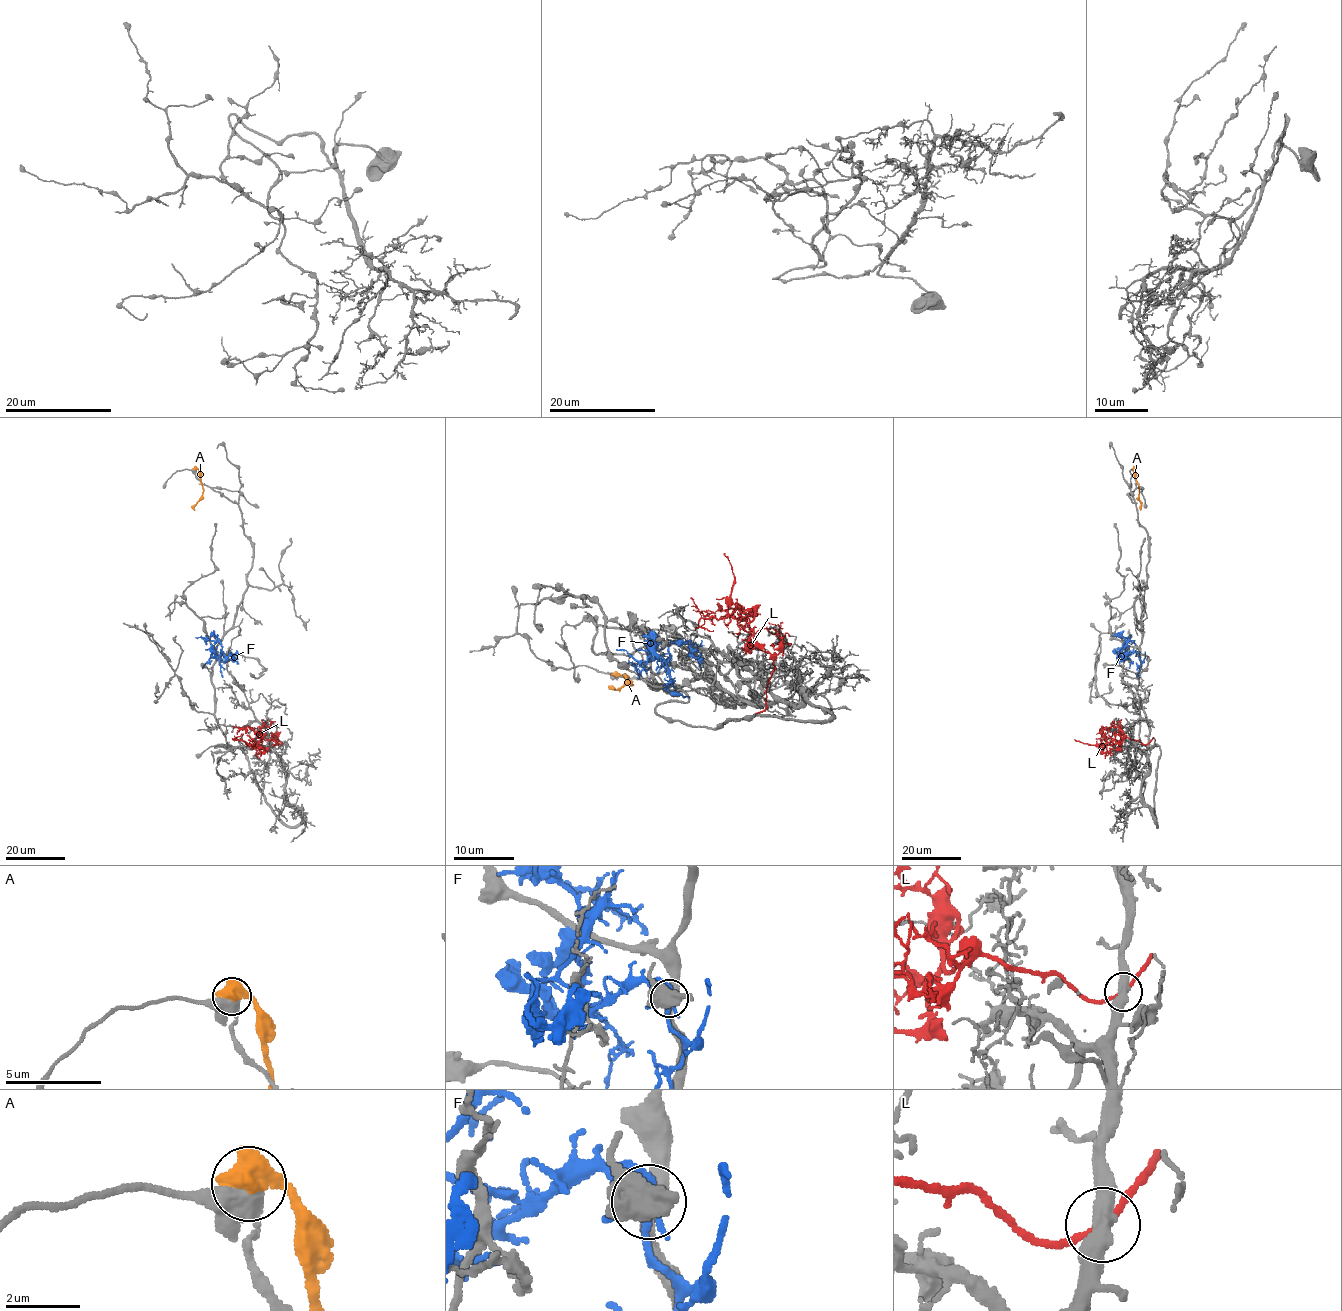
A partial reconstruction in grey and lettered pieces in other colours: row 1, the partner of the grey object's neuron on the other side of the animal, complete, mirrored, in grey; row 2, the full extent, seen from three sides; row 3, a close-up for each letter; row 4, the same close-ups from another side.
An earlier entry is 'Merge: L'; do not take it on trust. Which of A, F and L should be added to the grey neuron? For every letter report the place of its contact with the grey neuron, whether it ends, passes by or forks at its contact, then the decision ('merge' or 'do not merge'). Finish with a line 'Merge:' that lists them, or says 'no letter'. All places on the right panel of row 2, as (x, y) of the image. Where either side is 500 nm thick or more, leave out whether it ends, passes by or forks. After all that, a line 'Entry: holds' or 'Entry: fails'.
A: meets grey at (1134, 469); do not merge
F: meets grey at (1139, 654); it passes by; do not merge
L: meets grey at (1148, 743); it passes by; do not merge
Merge: no letter
Entry: fails

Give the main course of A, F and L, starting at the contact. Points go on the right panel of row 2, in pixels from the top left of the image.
A: (1133, 469), (1140, 510)
F: (1139, 655), (1133, 652), (1121, 656), (1119, 652), (1124, 649), (1130, 660), (1129, 668)
L: (1148, 743), (1142, 744), (1125, 737), (1099, 745), (1106, 744), (1106, 740), (1112, 734)

